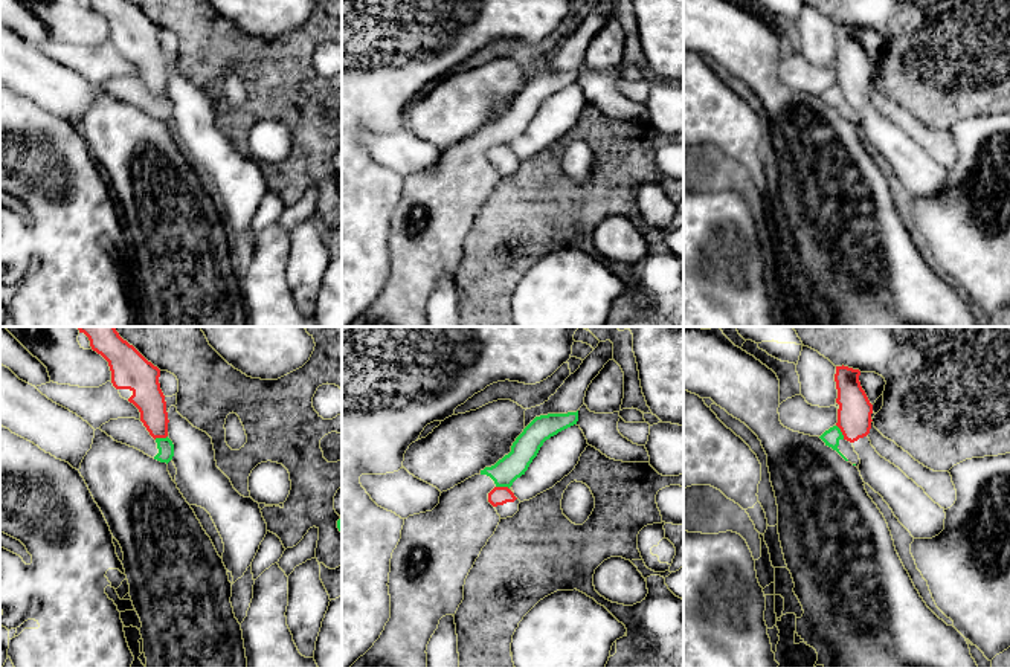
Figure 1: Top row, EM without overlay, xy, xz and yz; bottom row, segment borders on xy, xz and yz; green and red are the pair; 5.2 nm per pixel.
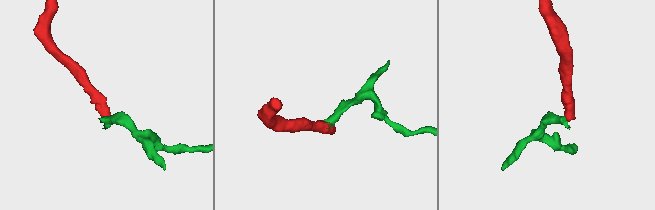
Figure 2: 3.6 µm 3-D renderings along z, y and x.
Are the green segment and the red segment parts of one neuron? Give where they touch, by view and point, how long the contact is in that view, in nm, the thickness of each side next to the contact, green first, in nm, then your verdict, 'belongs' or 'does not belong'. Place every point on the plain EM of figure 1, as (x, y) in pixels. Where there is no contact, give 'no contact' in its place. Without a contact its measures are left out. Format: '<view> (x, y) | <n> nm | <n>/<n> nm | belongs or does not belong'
yz (841, 90) | 90 nm | 90/180 nm | does not belong

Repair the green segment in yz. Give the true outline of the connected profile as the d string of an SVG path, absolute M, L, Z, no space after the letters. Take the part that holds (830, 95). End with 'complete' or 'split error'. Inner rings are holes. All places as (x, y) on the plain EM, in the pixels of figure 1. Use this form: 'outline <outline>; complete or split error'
outline M838 84L830 85L819 95L825 104L836 108L845 119L859 125L860 118L854 110L853 101L847 99Z; split error

